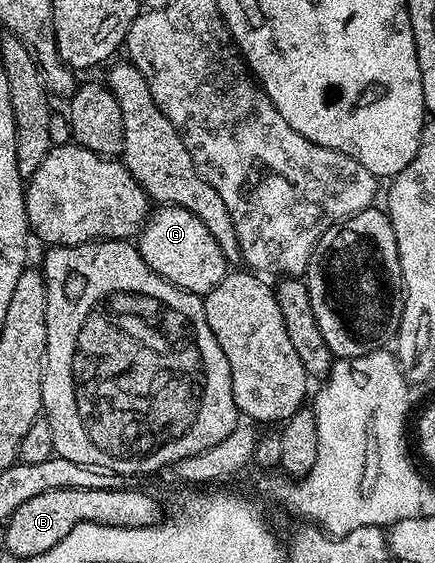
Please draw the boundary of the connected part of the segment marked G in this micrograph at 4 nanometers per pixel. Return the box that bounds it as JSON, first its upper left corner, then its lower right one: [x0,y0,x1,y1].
[136,205,228,296]

